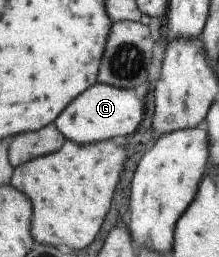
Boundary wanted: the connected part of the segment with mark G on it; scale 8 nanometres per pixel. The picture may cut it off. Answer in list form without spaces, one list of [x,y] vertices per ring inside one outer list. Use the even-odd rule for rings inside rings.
[[[96,81],[91,87],[76,95],[53,122],[66,140],[85,145],[135,132],[142,115],[143,103],[135,96],[133,88],[119,89]]]

